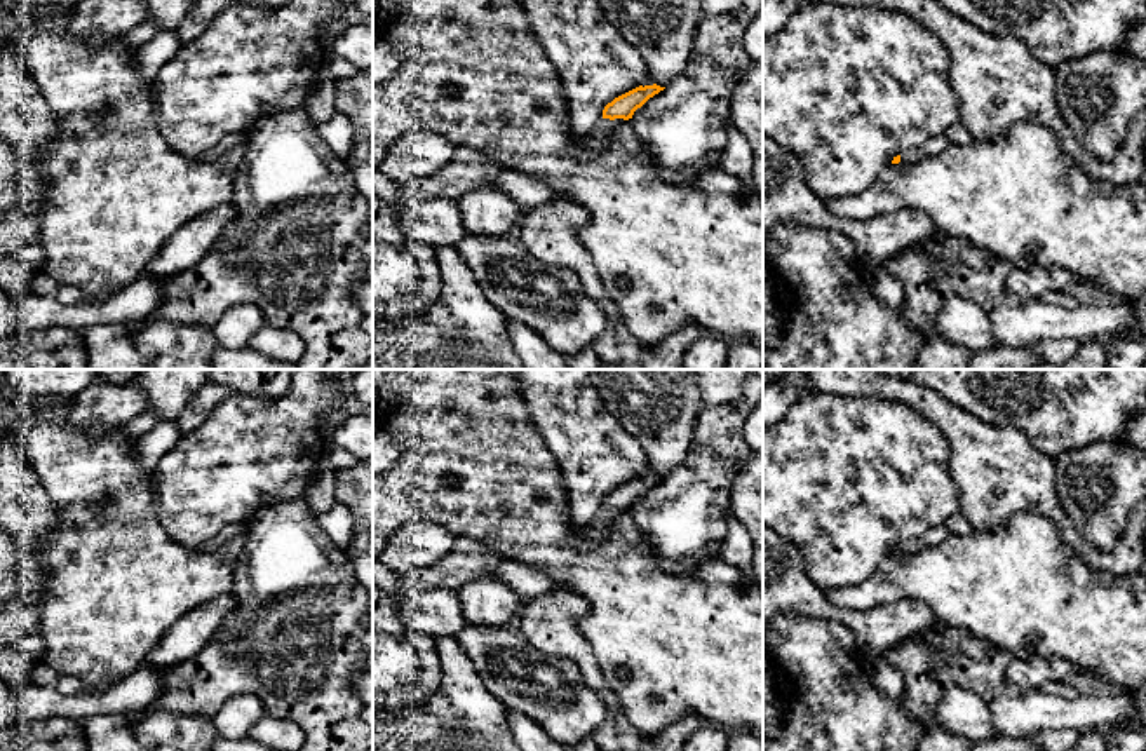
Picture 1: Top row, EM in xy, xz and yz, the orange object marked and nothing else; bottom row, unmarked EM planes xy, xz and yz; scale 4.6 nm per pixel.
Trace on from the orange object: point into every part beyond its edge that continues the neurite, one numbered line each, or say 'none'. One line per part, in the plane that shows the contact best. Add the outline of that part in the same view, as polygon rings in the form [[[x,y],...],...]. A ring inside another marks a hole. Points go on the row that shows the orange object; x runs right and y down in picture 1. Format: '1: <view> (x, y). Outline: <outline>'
1: xz (598, 142). Outline: [[[601,118],[596,131],[583,139],[583,148],[590,150],[592,153],[603,153],[610,146],[610,138],[617,131],[618,125],[630,125],[632,120],[624,120],[624,118]]]

